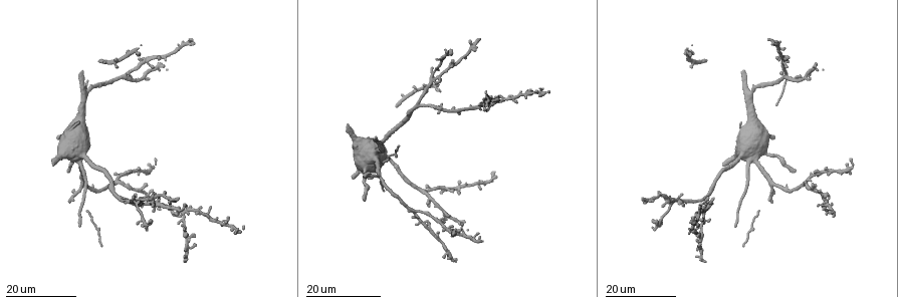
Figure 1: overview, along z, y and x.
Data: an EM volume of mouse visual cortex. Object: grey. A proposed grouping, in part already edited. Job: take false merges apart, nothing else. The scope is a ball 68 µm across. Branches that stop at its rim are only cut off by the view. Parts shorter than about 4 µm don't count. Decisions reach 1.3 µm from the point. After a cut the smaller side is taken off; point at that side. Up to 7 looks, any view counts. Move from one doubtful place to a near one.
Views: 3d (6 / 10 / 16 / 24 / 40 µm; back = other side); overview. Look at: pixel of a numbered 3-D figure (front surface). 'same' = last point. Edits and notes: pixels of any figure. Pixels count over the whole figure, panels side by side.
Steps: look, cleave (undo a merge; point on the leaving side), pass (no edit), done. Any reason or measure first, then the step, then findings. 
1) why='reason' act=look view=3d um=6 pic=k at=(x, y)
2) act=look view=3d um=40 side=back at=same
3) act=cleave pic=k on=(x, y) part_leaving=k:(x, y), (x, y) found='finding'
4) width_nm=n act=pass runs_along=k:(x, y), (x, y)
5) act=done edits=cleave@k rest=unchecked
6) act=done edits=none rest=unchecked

why='two arms in line, one across' act=look view=3d um=16 pic=1 at=(117, 181)

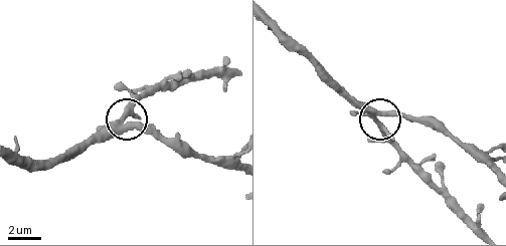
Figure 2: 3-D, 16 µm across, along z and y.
act=look view=3d um=6 pic=2 at=(378, 121)

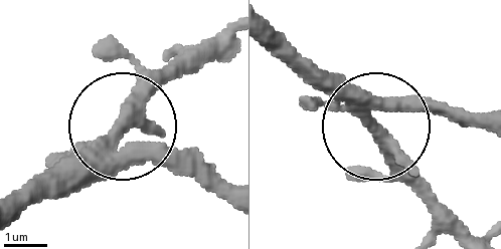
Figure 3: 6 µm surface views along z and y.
width_nm=340 act=pass runs_along=3:(21, 215), (190, 57) found='continuous, no second cell'

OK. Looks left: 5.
why='thin arm on a thick one' act=look view=3d um=24 pic=1 at=(185, 212)

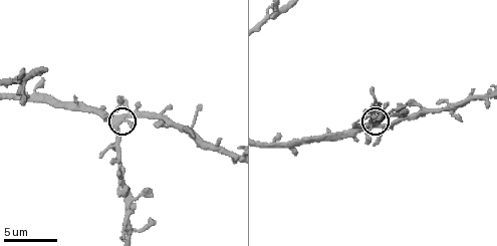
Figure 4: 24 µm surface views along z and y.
act=look view=3d um=6 pic=4 at=(116, 123)

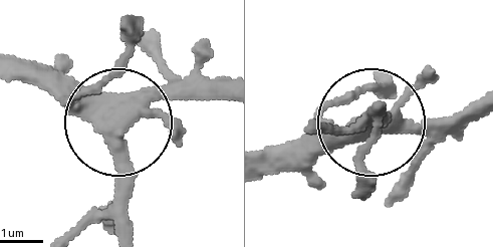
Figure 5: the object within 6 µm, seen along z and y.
width_nm=370 act=pass runs_along=5:(263, 166), (317, 158), (372, 122) found='continuous, no second cell'

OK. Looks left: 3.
why='four or more arms meet' act=look view=3d um=24 pic=1 at=(432, 78)

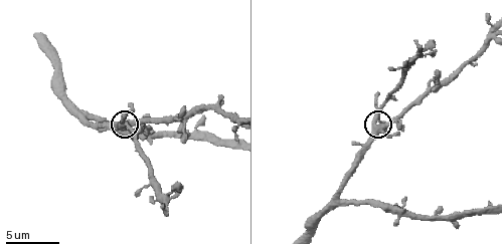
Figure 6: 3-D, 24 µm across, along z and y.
act=look view=3d um=10 pic=6 at=(383, 126)

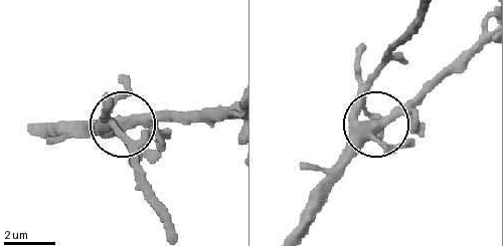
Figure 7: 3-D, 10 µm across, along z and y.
act=look view=3d um=6 pic=7 at=(372, 124)

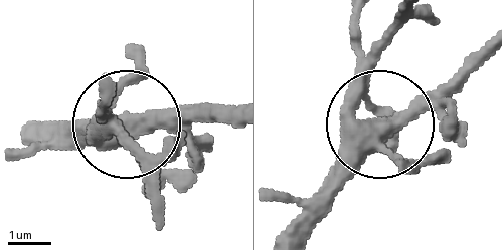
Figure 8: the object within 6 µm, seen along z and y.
arms=5 act=pass runs_along=8:(285, 229), (374, 124), (360, 99), (360, 16) found='all the same cell'

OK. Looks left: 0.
act=done edits=none rest=unchecked

